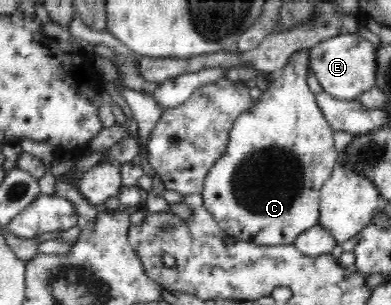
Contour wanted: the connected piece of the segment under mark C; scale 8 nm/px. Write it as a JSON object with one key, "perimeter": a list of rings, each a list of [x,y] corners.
{"perimeter":[[[301,47],[289,57],[287,64],[253,106],[234,120],[223,156],[213,164],[205,177],[200,192],[204,207],[228,236],[259,245],[293,245],[302,231],[318,224],[320,188],[331,176],[338,152],[333,146],[334,130],[309,88],[309,72],[309,49]]]}

